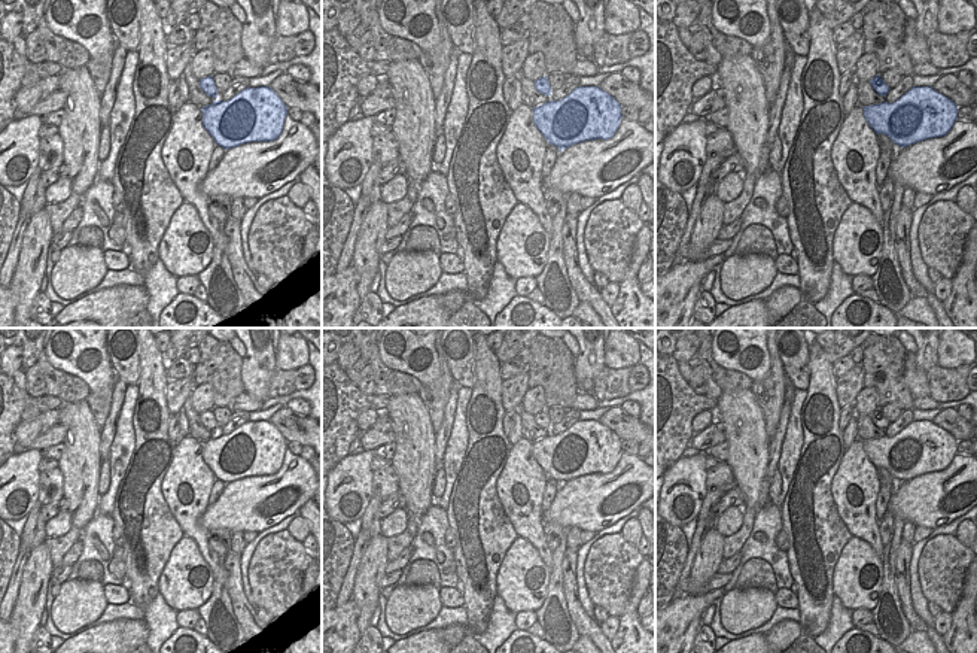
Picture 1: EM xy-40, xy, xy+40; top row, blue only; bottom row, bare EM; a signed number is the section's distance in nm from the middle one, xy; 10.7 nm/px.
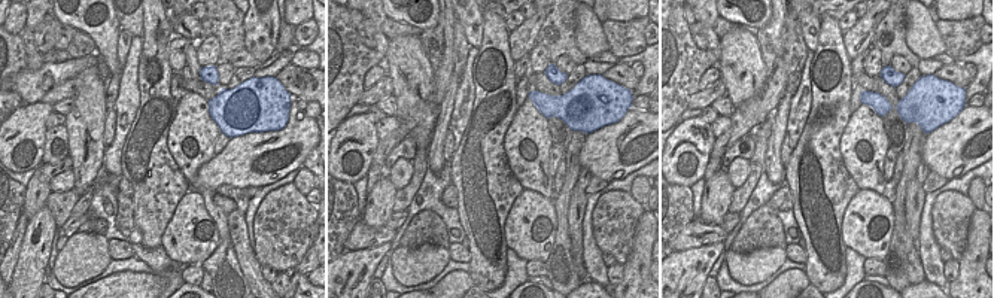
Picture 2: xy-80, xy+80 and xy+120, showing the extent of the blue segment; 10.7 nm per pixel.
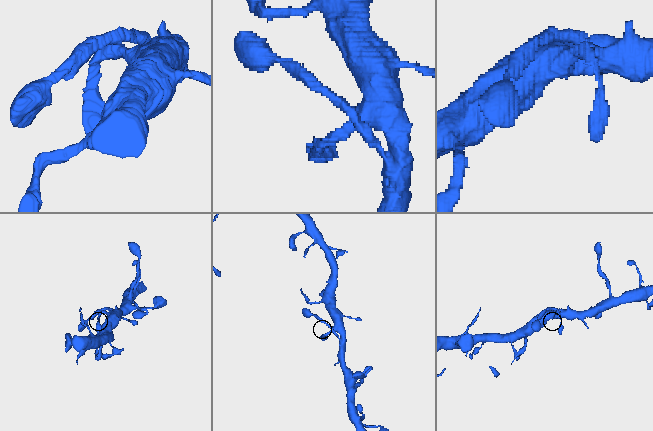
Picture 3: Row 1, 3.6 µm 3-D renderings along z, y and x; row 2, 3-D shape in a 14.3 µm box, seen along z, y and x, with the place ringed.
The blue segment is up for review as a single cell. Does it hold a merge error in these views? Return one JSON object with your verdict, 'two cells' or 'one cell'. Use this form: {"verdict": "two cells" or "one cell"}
{"verdict": "one cell"}

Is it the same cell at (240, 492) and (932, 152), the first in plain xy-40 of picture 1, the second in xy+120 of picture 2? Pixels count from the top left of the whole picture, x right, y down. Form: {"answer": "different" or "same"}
{"answer": "same"}

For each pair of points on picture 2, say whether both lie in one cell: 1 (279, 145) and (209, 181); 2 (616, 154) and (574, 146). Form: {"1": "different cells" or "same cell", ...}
{"1": "same cell", "2": "different cells"}

